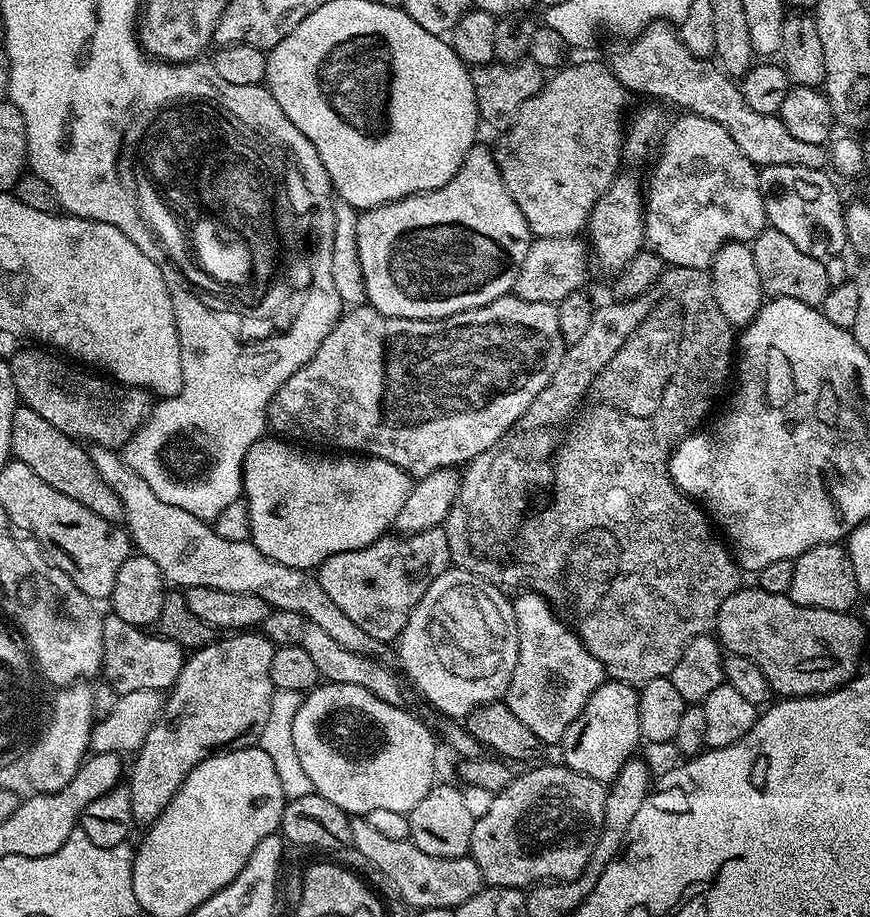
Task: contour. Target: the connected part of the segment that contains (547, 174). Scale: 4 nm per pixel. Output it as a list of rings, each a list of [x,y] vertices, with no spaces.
[[[588,60],[585,64],[571,64],[553,71],[540,92],[517,108],[508,133],[494,148],[502,182],[506,182],[510,198],[514,198],[518,210],[522,210],[522,218],[526,218],[528,228],[536,238],[583,233],[594,210],[594,202],[606,194],[610,182],[614,182],[621,171],[620,156],[624,152],[626,132],[622,124],[620,128],[620,115],[628,104],[630,93],[607,63]]]

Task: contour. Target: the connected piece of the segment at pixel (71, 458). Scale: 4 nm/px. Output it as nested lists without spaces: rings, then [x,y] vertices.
[[[23,406],[17,407],[14,418],[10,422],[10,446],[12,447],[12,456],[21,460],[46,486],[54,486],[58,494],[66,494],[66,498],[74,498],[86,510],[98,514],[98,518],[106,518],[106,522],[111,524],[120,524],[124,518],[122,502],[106,482],[102,482],[102,474],[90,462],[88,457],[88,448],[81,441],[73,440],[71,436],[62,434],[42,414],[34,414],[34,410]]]

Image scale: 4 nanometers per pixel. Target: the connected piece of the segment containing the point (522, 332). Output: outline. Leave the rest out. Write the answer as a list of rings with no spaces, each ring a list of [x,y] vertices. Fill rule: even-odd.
[[[509,294],[490,302],[481,308],[466,310],[462,314],[447,316],[441,320],[407,320],[382,314],[371,306],[356,306],[345,311],[337,321],[330,334],[323,339],[317,352],[274,394],[268,404],[268,423],[277,437],[287,438],[292,442],[309,440],[312,444],[325,444],[325,449],[339,450],[344,454],[363,454],[376,456],[380,460],[398,466],[408,476],[421,478],[433,474],[436,470],[467,465],[478,454],[490,450],[507,432],[526,414],[526,410],[546,390],[550,378],[554,378],[554,370],[562,362],[566,345],[562,338],[562,330],[558,330],[558,310],[555,304],[546,302],[526,302],[514,294]]]

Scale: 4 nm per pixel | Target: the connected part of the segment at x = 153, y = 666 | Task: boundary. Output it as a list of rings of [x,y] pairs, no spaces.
[[[111,614],[102,622],[102,680],[109,684],[117,696],[134,694],[134,690],[154,690],[163,693],[175,684],[184,668],[185,649],[178,642],[168,640],[152,630],[122,622]]]

